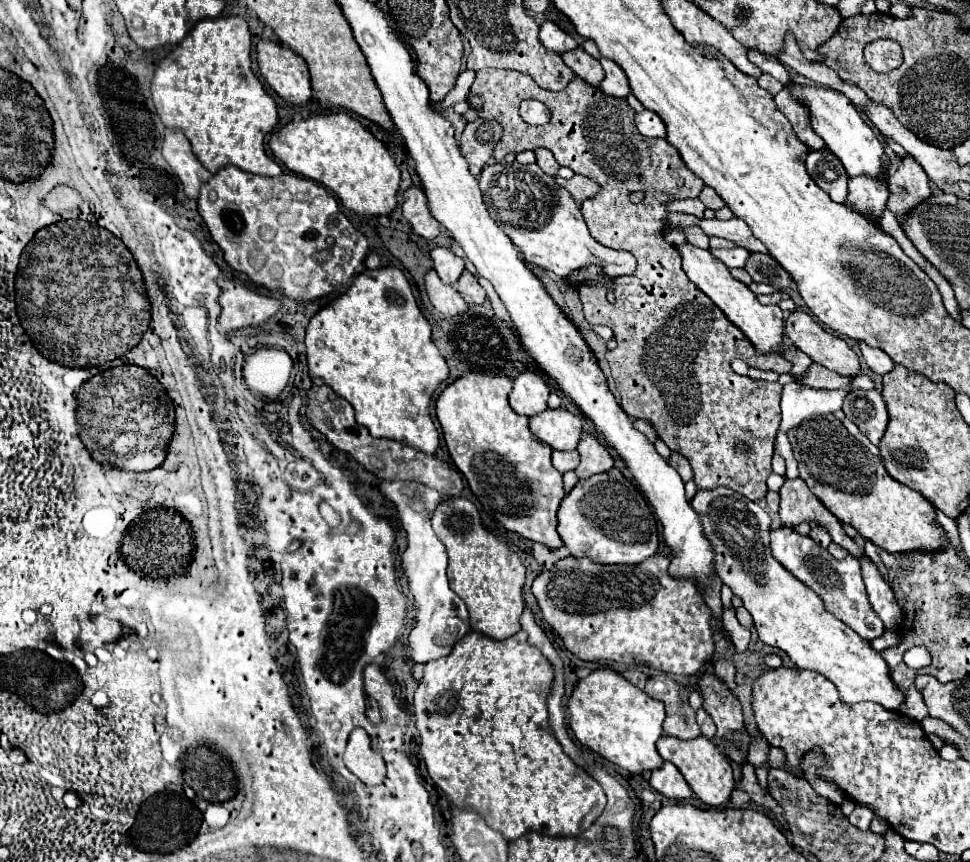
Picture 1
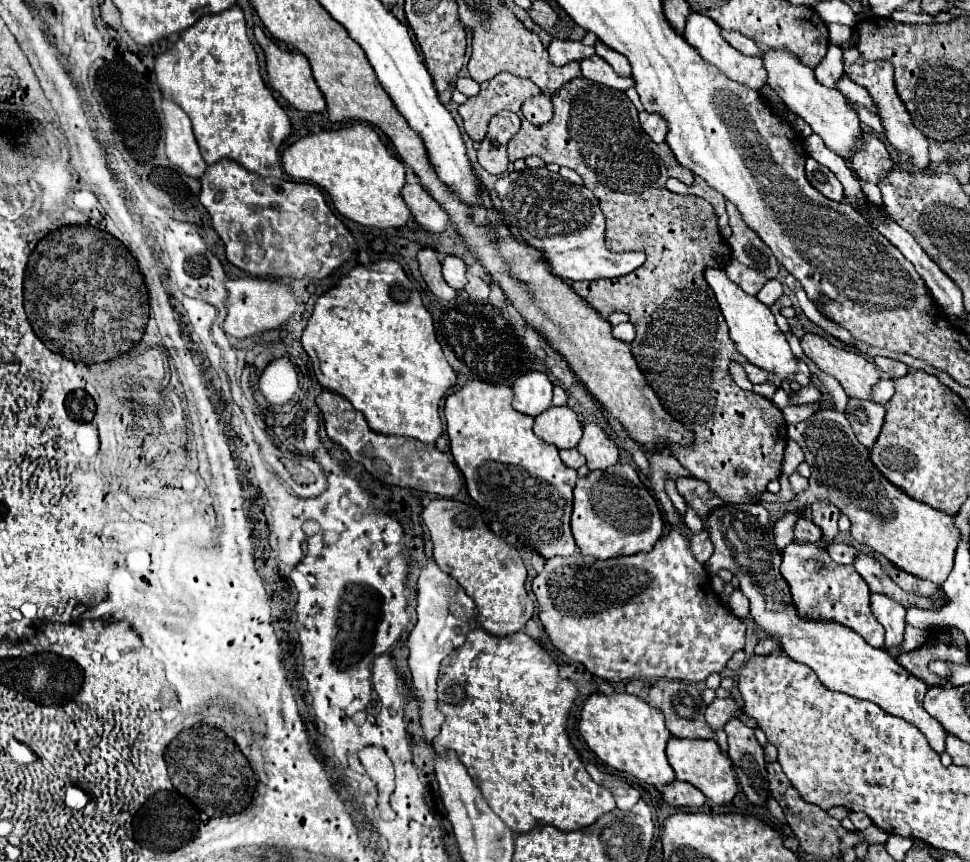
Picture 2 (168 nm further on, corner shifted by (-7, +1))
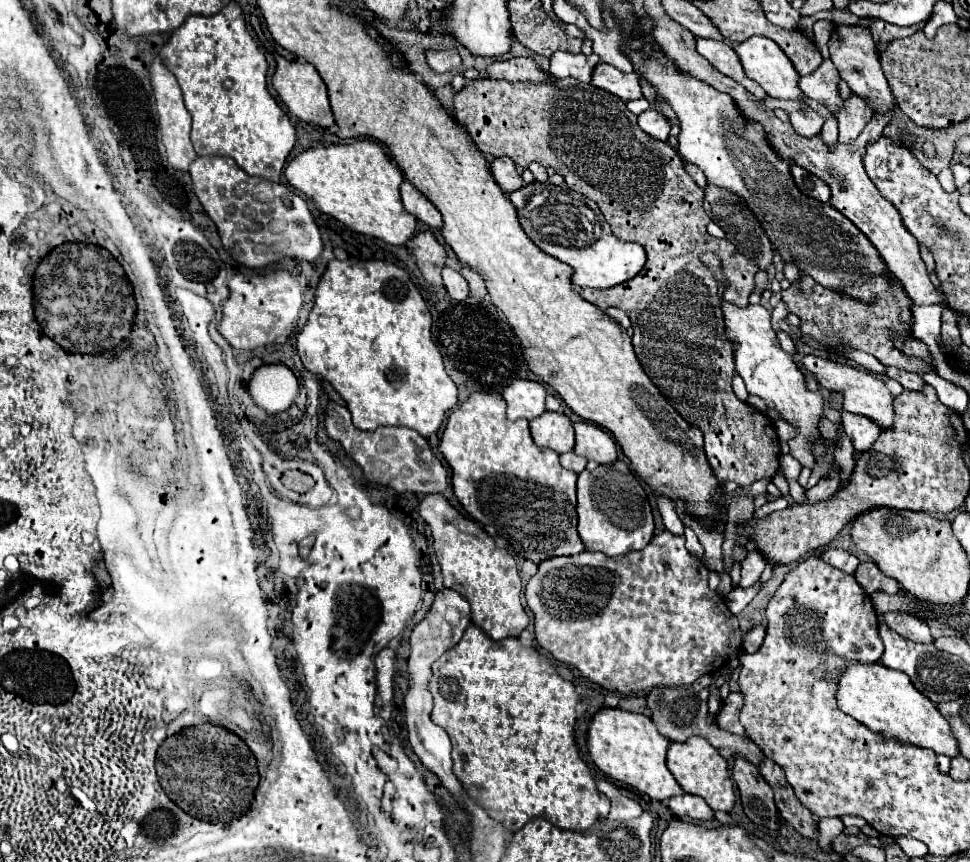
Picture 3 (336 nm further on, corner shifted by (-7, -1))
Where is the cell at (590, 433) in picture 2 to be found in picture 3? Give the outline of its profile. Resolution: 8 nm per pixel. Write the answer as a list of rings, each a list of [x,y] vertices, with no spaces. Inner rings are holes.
[[[575,422],[575,448],[573,452],[585,456],[587,460],[595,460],[599,464],[611,464],[617,460],[617,444],[613,438],[595,424]]]

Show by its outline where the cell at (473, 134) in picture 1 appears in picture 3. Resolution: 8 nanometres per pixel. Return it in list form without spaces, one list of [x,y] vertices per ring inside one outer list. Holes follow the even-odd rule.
[[[495,158],[491,162],[491,174],[495,178],[495,182],[499,184],[499,188],[503,192],[515,192],[523,186],[523,178],[521,172],[517,170],[517,166],[511,162],[511,158]]]

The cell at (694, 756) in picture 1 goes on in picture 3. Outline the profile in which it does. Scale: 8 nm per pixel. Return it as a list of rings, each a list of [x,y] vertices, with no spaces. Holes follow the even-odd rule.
[[[691,738],[683,744],[671,742],[669,752],[667,752],[667,766],[669,766],[671,774],[675,776],[675,780],[679,782],[679,786],[687,794],[701,796],[713,810],[729,812],[733,808],[735,790],[733,790],[733,782],[729,776],[729,764],[711,744],[707,744],[707,740]]]

